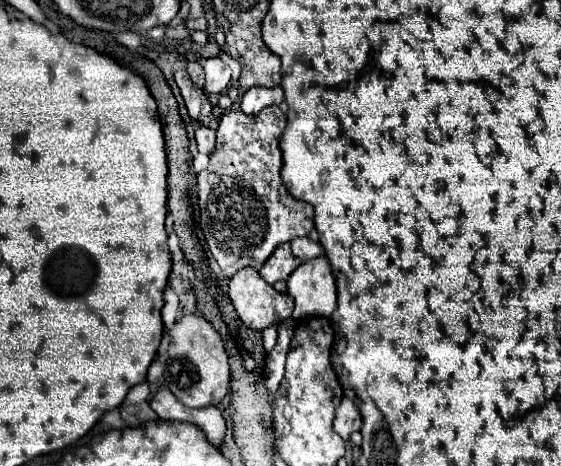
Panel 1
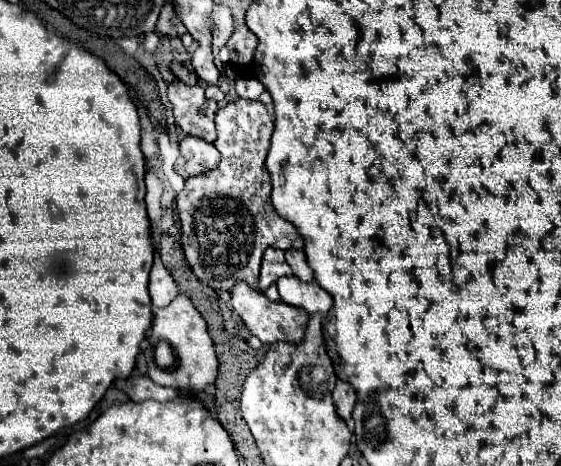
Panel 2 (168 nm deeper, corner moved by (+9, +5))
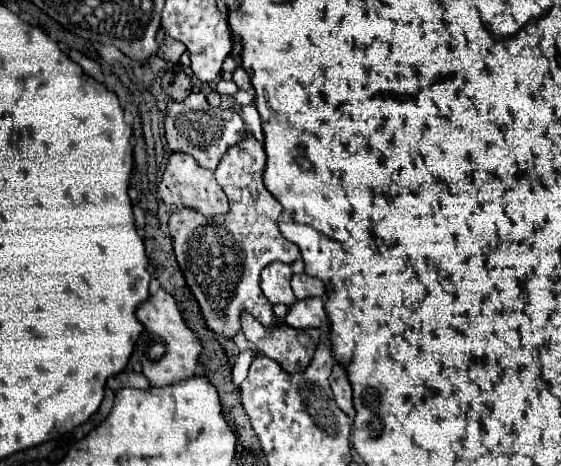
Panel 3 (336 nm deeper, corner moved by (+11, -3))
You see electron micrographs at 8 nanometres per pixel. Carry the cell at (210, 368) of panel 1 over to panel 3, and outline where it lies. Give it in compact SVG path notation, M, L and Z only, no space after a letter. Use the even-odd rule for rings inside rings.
M158 290L154 296L150 296L144 304L138 306L136 316L146 328L140 342L138 342L136 352L140 354L140 364L142 364L144 376L150 380L150 386L162 388L162 386L170 386L170 384L176 384L176 382L192 378L194 372L196 372L196 366L200 362L202 344L200 344L196 332L192 328L188 328L186 320L182 318L182 312L180 312L178 302L174 300L174 296L164 292L164 290ZM150 338L160 338L164 348L166 348L166 352L164 352L164 356L160 360L150 360L148 354L146 354L146 344L148 344Z

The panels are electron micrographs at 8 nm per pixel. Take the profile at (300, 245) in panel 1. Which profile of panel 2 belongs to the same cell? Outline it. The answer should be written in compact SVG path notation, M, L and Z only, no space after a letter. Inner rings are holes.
M292 248L286 250L286 262L290 264L292 274L296 278L300 278L302 282L312 282L314 280L314 274L312 274L312 270L310 270L310 266L308 266L306 256L304 256L302 250L292 250Z

